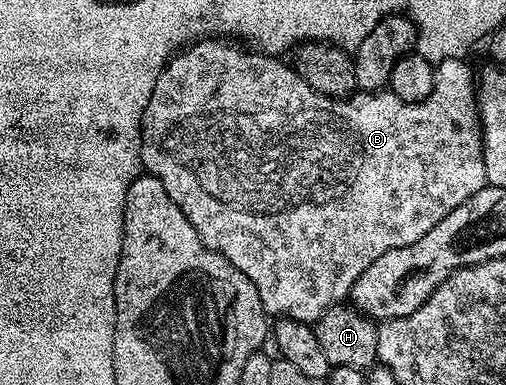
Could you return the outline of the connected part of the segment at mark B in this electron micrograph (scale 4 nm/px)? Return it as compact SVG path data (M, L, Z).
M200 39L174 54L157 79L153 95L143 109L143 134L141 135L141 159L143 169L150 176L161 179L161 187L169 191L169 199L181 207L185 219L193 223L197 235L215 253L221 253L237 271L241 271L257 287L263 310L272 318L288 317L314 323L329 307L346 302L351 295L353 283L369 263L377 263L385 251L397 247L409 247L433 231L445 215L457 211L477 191L486 189L485 159L483 158L483 131L479 124L477 100L477 73L463 59L449 59L435 65L433 91L421 103L401 103L390 91L365 93L356 91L349 97L336 99L326 97L309 87L305 79L295 73L286 60L275 55L240 47L227 39Z

